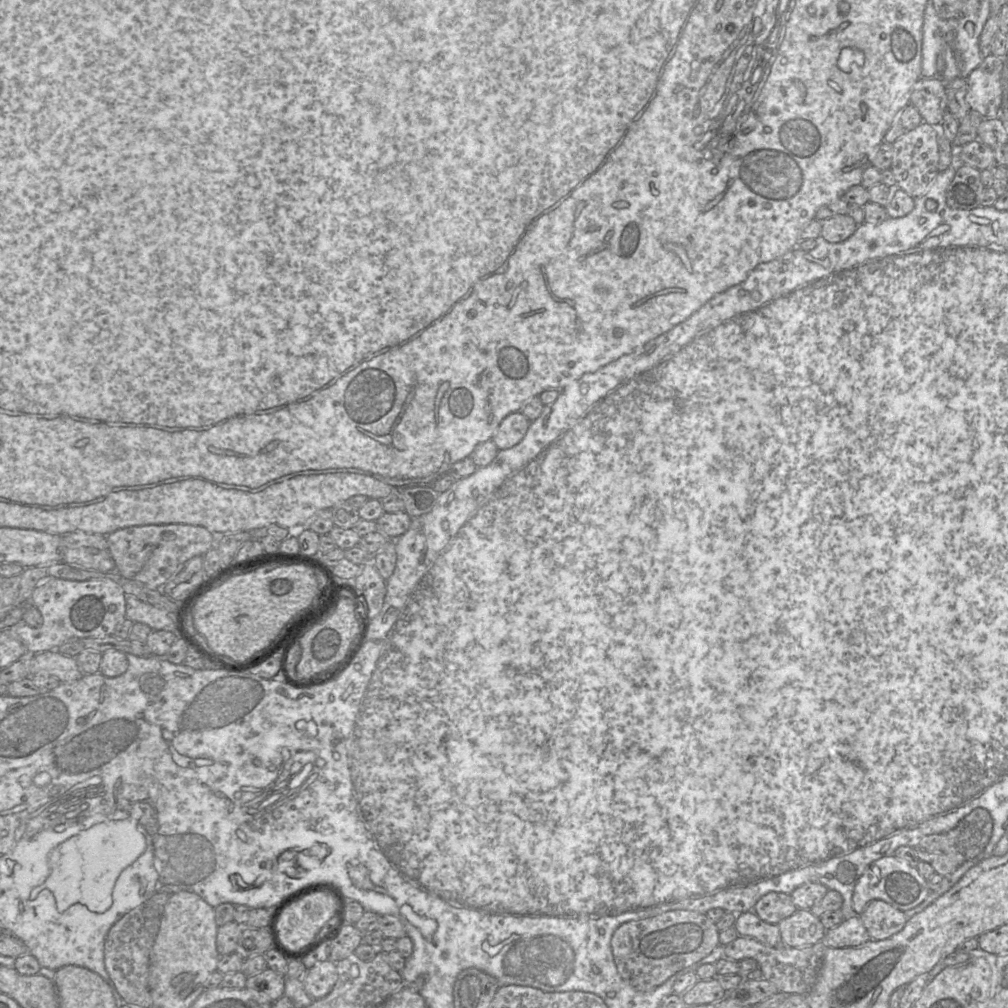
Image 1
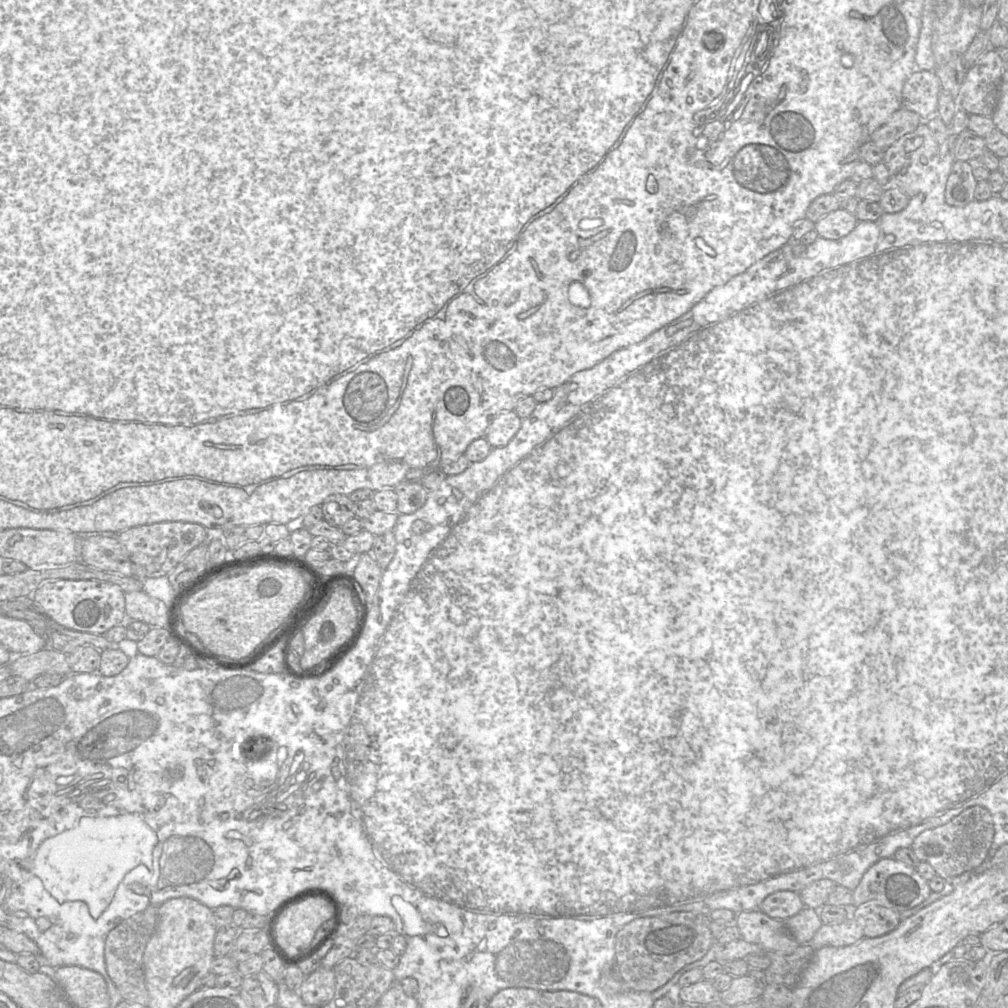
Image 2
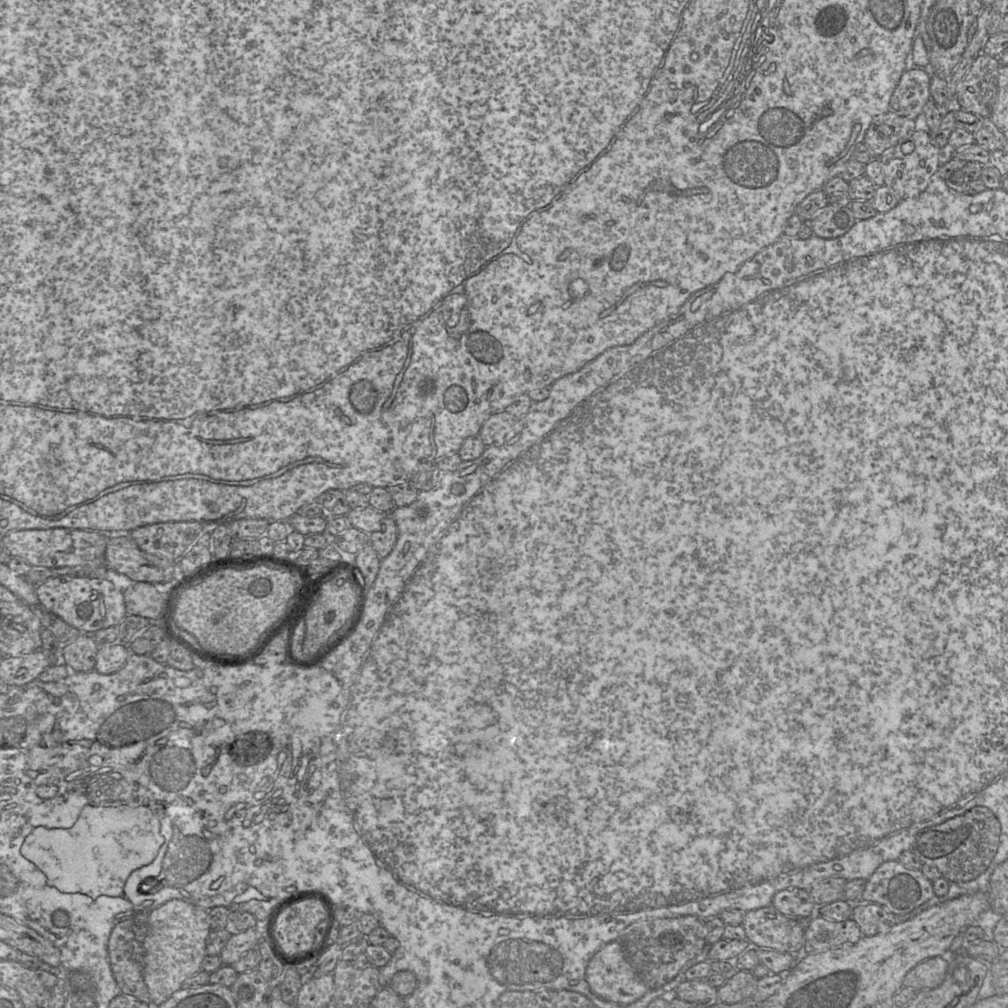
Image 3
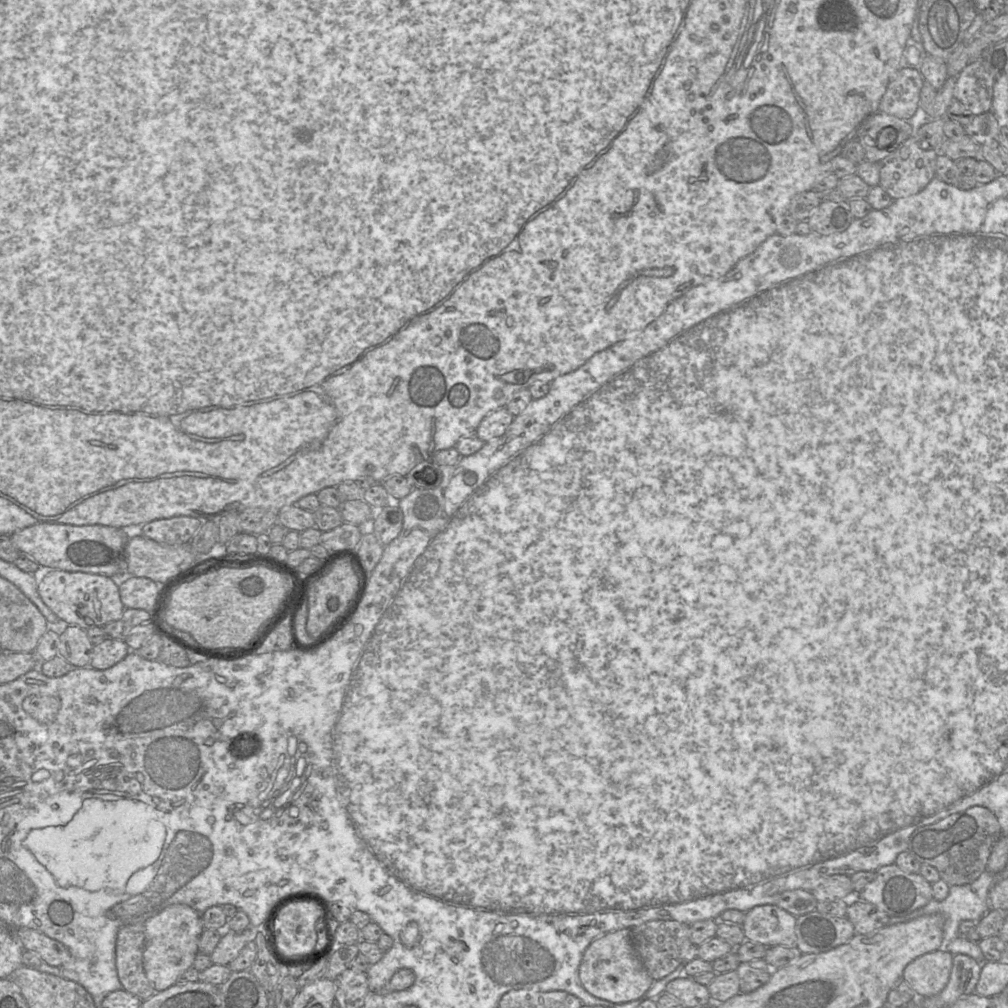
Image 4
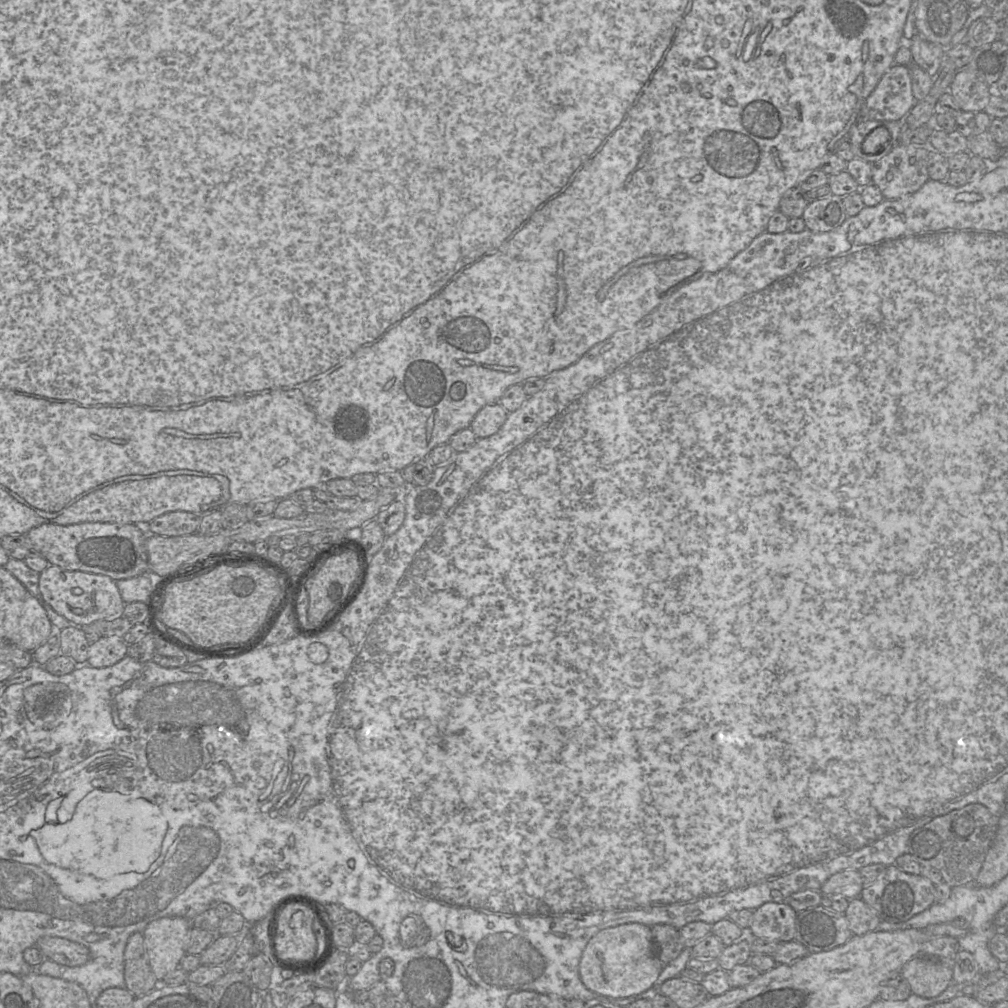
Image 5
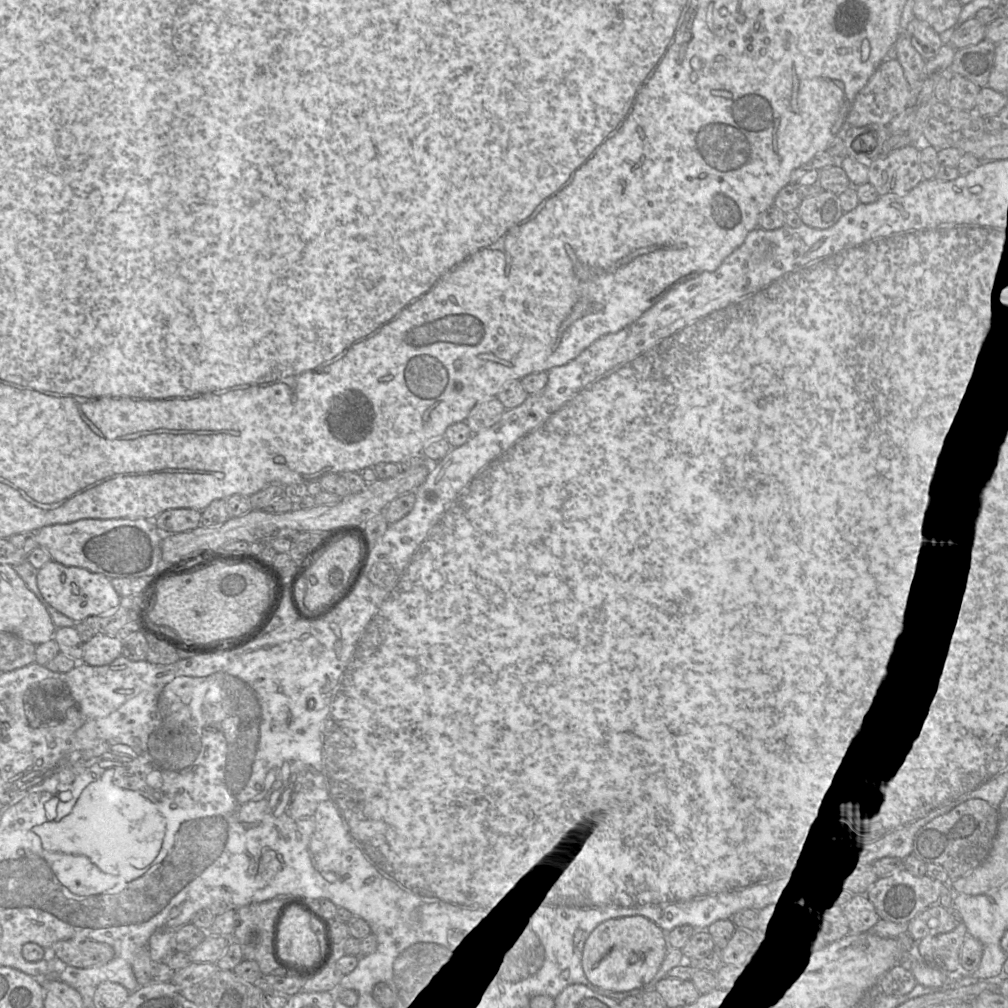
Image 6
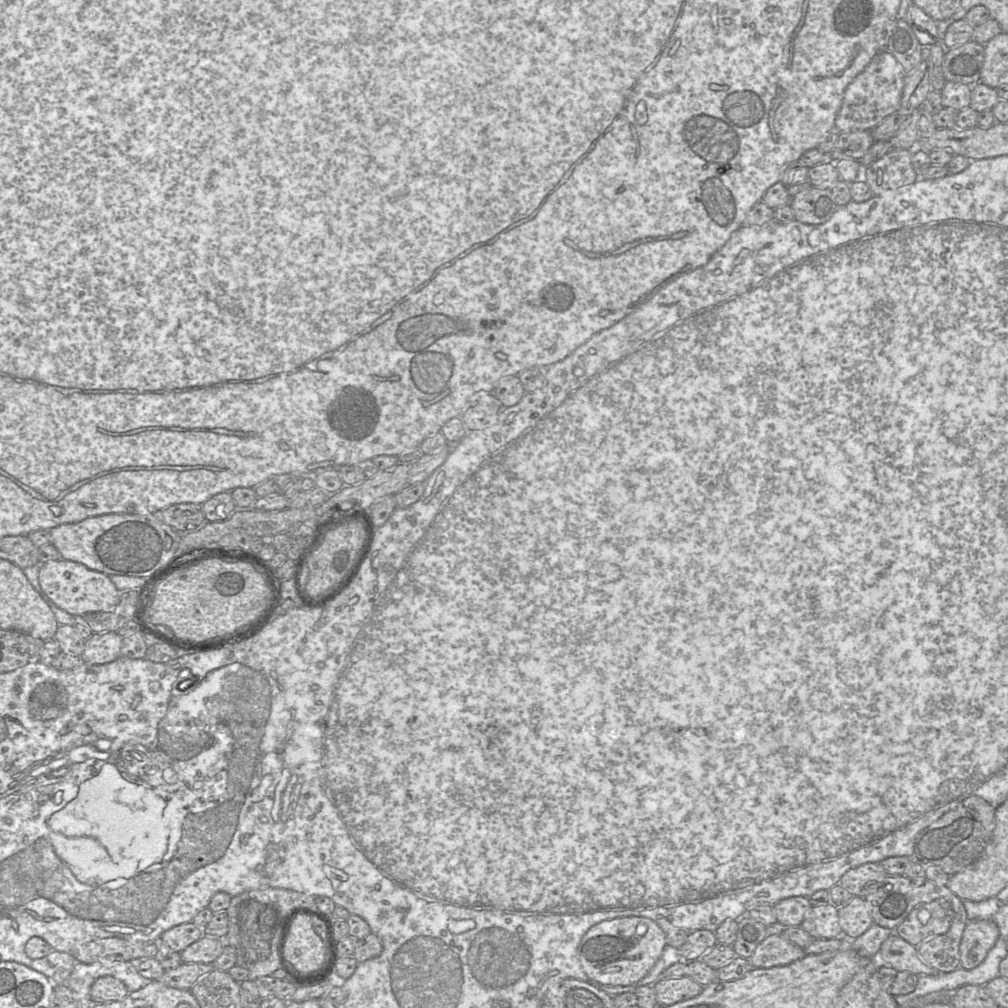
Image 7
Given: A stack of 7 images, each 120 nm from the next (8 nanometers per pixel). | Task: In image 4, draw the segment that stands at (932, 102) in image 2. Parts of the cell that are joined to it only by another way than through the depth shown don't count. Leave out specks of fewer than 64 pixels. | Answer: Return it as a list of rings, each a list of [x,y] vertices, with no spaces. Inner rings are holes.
[[[902,67],[889,81],[878,111],[903,120],[912,120],[919,108],[924,79],[917,67]]]

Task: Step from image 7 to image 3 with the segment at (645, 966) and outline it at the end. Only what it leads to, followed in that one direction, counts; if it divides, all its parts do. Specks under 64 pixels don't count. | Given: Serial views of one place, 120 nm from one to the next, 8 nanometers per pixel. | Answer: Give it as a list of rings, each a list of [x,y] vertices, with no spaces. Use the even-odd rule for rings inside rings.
[[[620,941],[603,945],[590,959],[586,981],[600,998],[630,1004],[649,990],[627,960]]]

